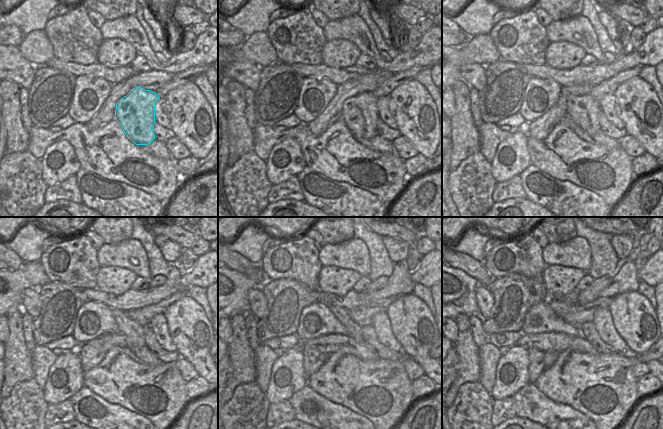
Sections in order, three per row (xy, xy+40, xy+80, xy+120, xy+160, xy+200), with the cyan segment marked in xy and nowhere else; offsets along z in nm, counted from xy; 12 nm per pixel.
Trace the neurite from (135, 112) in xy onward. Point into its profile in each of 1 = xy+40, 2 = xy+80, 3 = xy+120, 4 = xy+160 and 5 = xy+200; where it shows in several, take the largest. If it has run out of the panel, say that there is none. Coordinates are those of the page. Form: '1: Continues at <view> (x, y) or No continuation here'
1: Continues at xy+40 (359, 113)
2: Continues at xy+80 (584, 111)
3: Continues at xy+120 (129, 328)
4: Continues at xy+160 (354, 330)
5: Continues at xy+200 (563, 312).

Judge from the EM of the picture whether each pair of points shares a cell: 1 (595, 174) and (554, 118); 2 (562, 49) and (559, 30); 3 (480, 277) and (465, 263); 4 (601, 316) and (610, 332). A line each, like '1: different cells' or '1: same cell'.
1: different cells
2: different cells
3: same cell
4: same cell

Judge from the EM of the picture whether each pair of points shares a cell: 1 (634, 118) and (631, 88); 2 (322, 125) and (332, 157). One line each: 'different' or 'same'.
1: same
2: different

